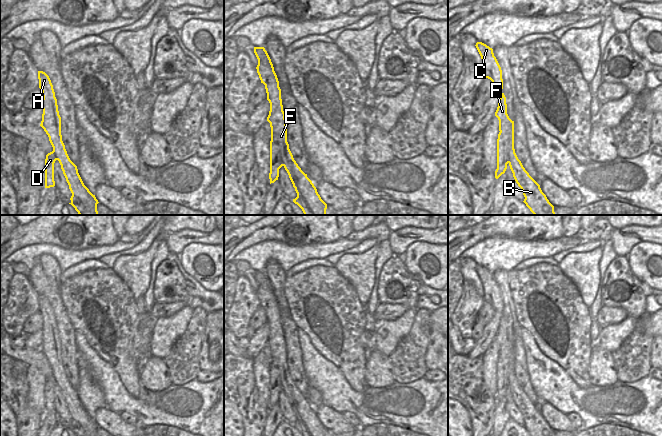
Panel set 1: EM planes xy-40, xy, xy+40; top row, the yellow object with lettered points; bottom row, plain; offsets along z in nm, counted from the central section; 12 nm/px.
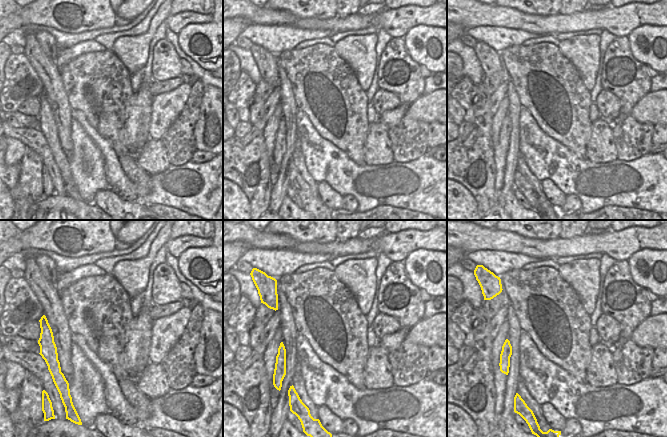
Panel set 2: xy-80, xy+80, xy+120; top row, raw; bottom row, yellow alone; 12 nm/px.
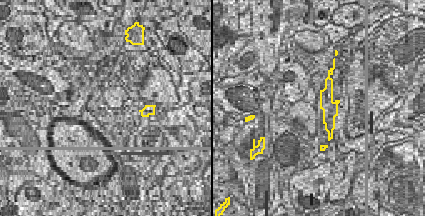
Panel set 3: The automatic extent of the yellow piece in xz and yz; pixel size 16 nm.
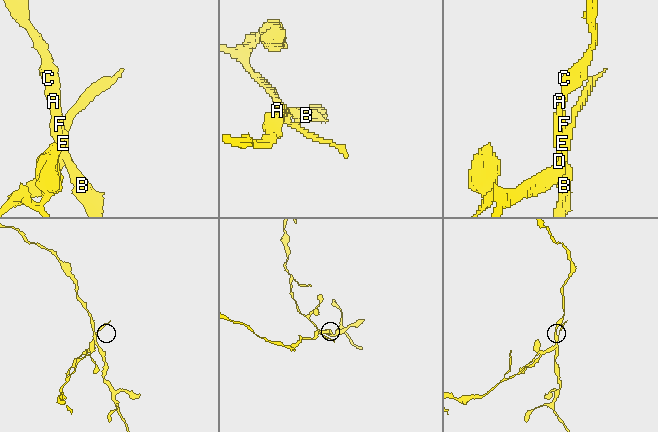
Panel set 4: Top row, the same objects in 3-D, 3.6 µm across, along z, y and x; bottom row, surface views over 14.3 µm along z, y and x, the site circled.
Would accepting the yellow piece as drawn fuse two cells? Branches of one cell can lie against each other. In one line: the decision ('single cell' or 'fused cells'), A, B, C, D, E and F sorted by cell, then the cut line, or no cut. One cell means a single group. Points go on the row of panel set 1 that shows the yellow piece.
fused cells; groups A B C E F / D; cut xy+40 (513, 129), (513, 135), (509, 141), (509, 160), (507, 162)

